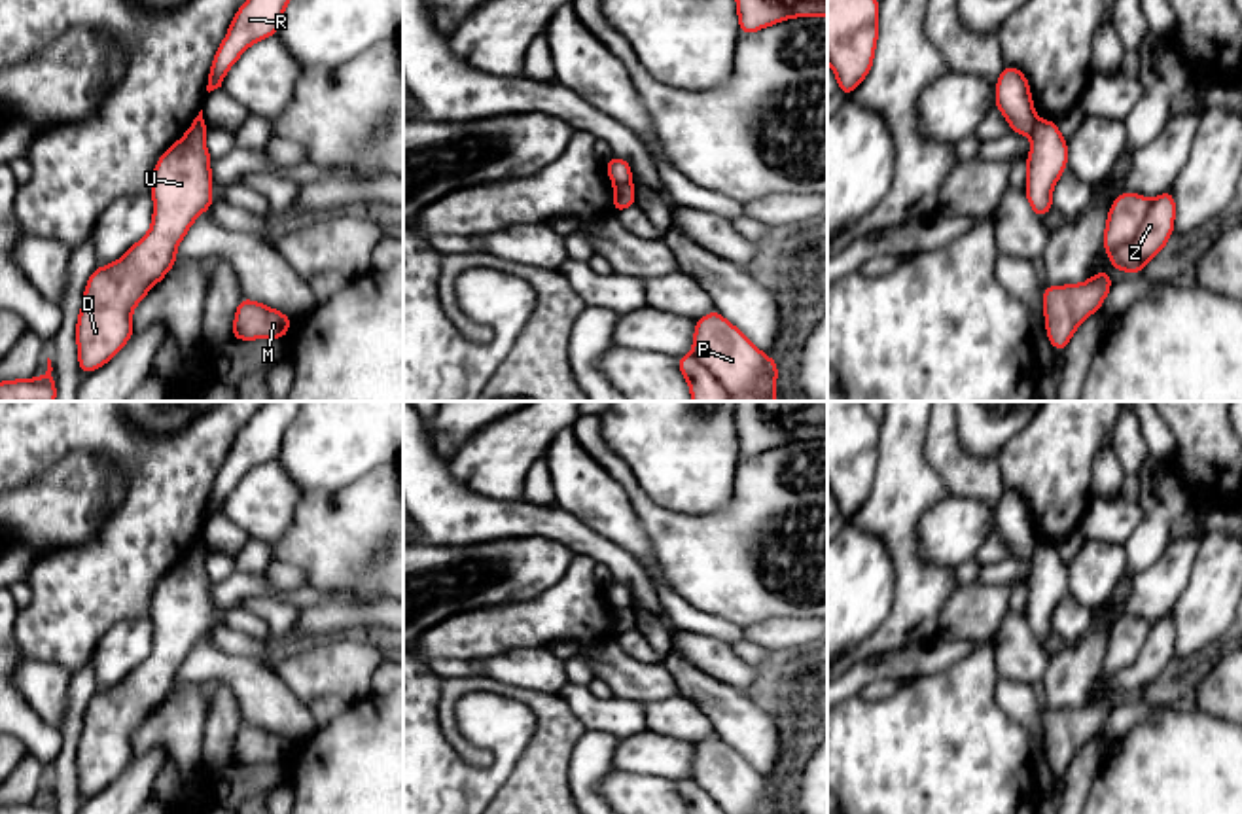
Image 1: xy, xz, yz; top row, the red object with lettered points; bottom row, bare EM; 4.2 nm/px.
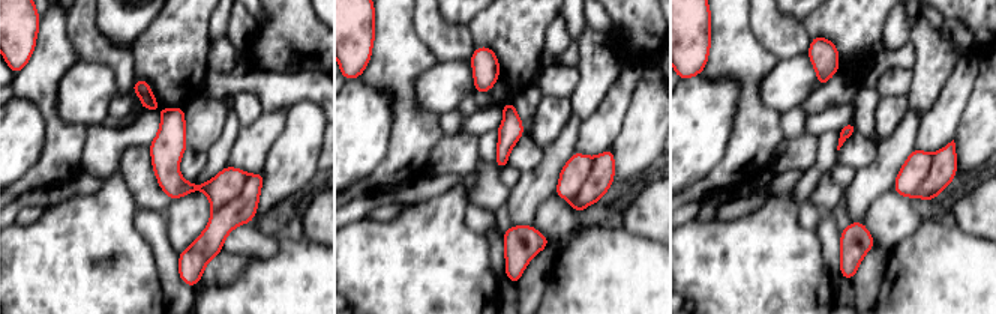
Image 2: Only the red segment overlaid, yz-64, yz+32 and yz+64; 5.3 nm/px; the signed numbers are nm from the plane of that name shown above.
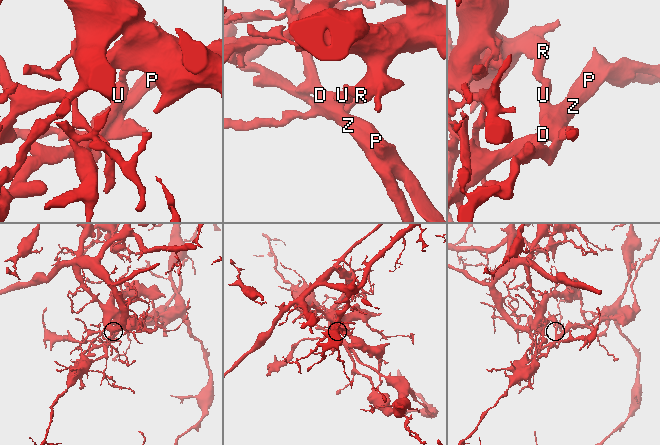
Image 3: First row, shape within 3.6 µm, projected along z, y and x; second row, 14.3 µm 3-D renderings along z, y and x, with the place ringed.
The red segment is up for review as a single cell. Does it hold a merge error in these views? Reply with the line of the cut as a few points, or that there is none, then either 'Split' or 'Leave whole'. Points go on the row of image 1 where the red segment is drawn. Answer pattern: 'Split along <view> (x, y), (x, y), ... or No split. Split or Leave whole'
Split along xz (614, 182), (629, 184). Split

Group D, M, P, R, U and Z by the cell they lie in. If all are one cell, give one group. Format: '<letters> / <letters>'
D M P U Z / R

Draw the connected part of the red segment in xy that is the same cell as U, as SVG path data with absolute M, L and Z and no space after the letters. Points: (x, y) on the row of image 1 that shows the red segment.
M208 125L187 133L161 153L151 172L150 231L117 261L95 267L76 322L78 367L93 373L129 343L131 312L178 263L176 248L212 203L212 157L204 146Z

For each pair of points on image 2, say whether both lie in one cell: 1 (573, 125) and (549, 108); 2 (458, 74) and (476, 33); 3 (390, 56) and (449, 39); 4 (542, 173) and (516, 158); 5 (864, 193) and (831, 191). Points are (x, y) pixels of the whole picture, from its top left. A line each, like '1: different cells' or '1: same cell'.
1: different cells
2: different cells
3: different cells
4: different cells
5: different cells

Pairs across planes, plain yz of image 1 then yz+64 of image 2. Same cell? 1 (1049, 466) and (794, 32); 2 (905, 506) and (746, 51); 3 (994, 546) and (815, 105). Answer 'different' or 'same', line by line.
1: same
2: same
3: same

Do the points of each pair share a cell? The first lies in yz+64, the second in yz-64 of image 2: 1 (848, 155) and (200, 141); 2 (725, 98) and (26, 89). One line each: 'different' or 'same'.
1: different
2: different

